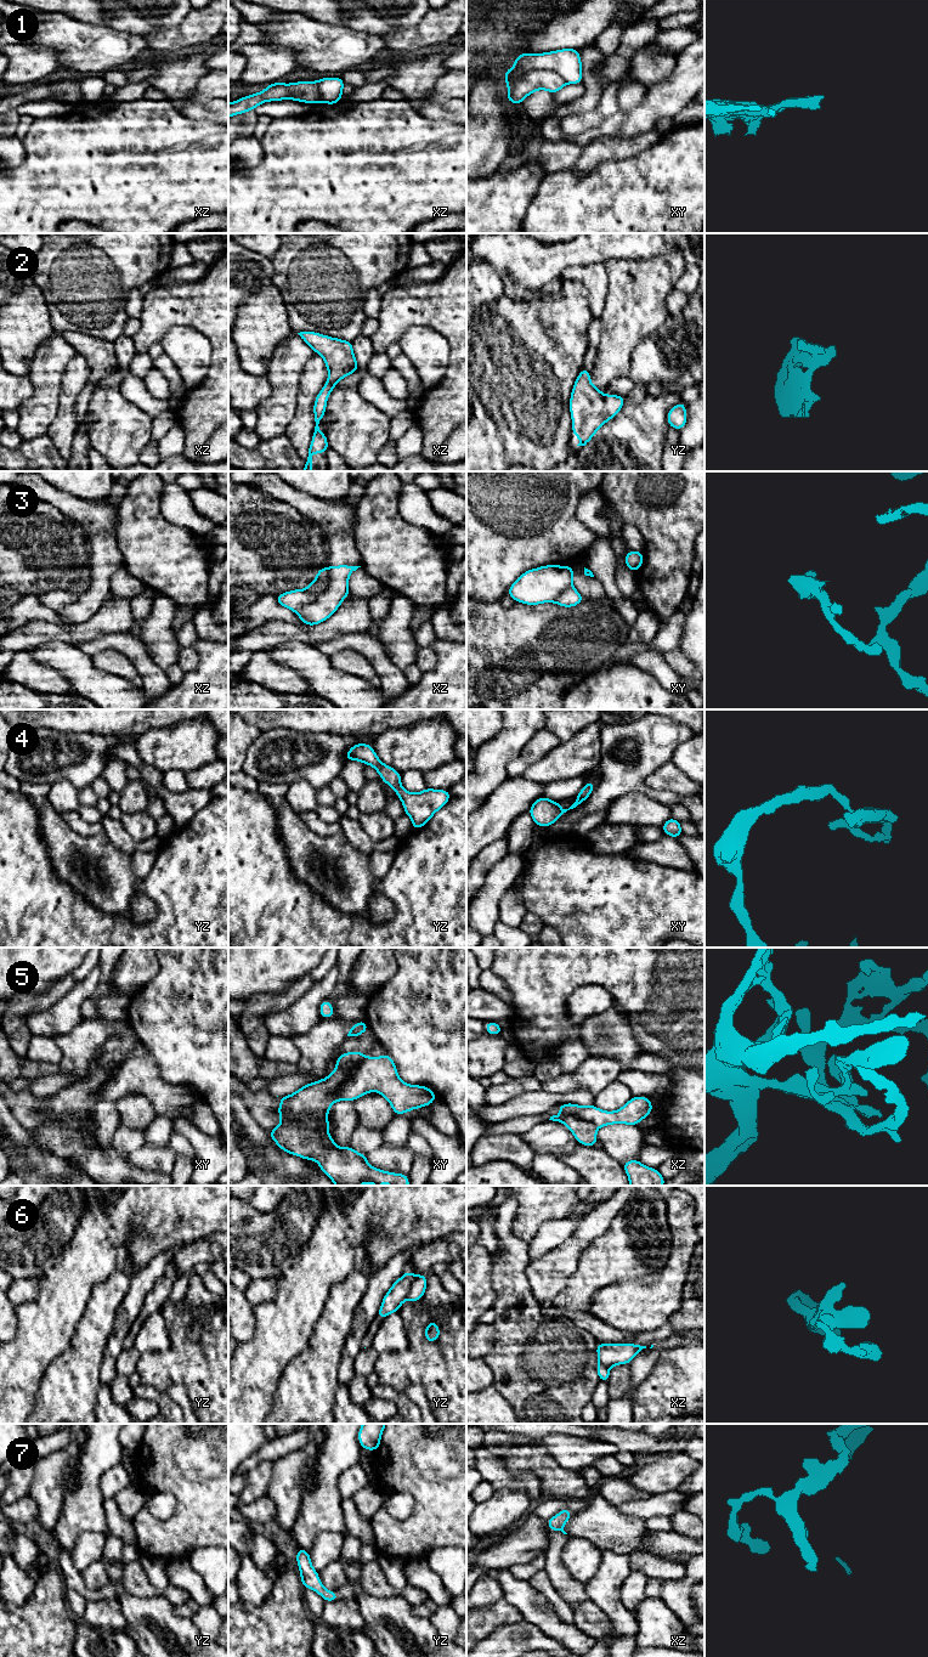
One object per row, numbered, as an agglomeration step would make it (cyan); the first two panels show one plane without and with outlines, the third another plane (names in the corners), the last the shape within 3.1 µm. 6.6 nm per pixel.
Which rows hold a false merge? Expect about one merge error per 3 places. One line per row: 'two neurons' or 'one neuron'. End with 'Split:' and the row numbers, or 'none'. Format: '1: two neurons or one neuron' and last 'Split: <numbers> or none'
1: two neurons
2: one neuron
3: two neurons
4: one neuron
5: one neuron
6: two neurons
7: two neurons
Split: 1, 3, 6, 7

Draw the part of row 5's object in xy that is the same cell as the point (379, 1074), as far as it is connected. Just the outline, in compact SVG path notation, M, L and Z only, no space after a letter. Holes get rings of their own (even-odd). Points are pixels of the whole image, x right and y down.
M358 1051L341 1053L336 1058L335 1069L326 1079L304 1085L289 1096L277 1096L281 1101L277 1113L282 1121L268 1132L268 1136L282 1150L305 1160L317 1161L319 1169L335 1186L361 1186L364 1183L408 1186L408 1175L383 1171L370 1166L367 1163L367 1155L356 1152L350 1144L341 1149L328 1133L328 1112L334 1102L355 1101L373 1091L379 1092L390 1102L395 1115L430 1105L437 1097L430 1087L404 1084L398 1076L394 1059L387 1053L383 1057L367 1057Z

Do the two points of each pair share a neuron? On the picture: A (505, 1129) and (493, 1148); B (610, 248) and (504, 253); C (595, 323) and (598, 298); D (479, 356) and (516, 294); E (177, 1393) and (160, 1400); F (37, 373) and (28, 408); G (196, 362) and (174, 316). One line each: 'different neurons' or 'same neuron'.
A: different neurons
B: same neuron
C: different neurons
D: different neurons
E: different neurons
F: same neuron
G: different neurons

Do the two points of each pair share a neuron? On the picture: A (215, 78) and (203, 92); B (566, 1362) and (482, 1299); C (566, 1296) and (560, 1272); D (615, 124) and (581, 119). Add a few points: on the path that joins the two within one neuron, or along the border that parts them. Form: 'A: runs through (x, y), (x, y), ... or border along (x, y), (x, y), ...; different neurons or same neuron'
A: runs through (214, 81), (207, 89); same neuron
B: border along (492, 1277), (492, 1288), (496, 1294), (493, 1306); different neurons
C: border along (577, 1264), (566, 1285), (550, 1300); different neurons
D: border along (601, 119), (597, 125), (575, 135); different neurons

